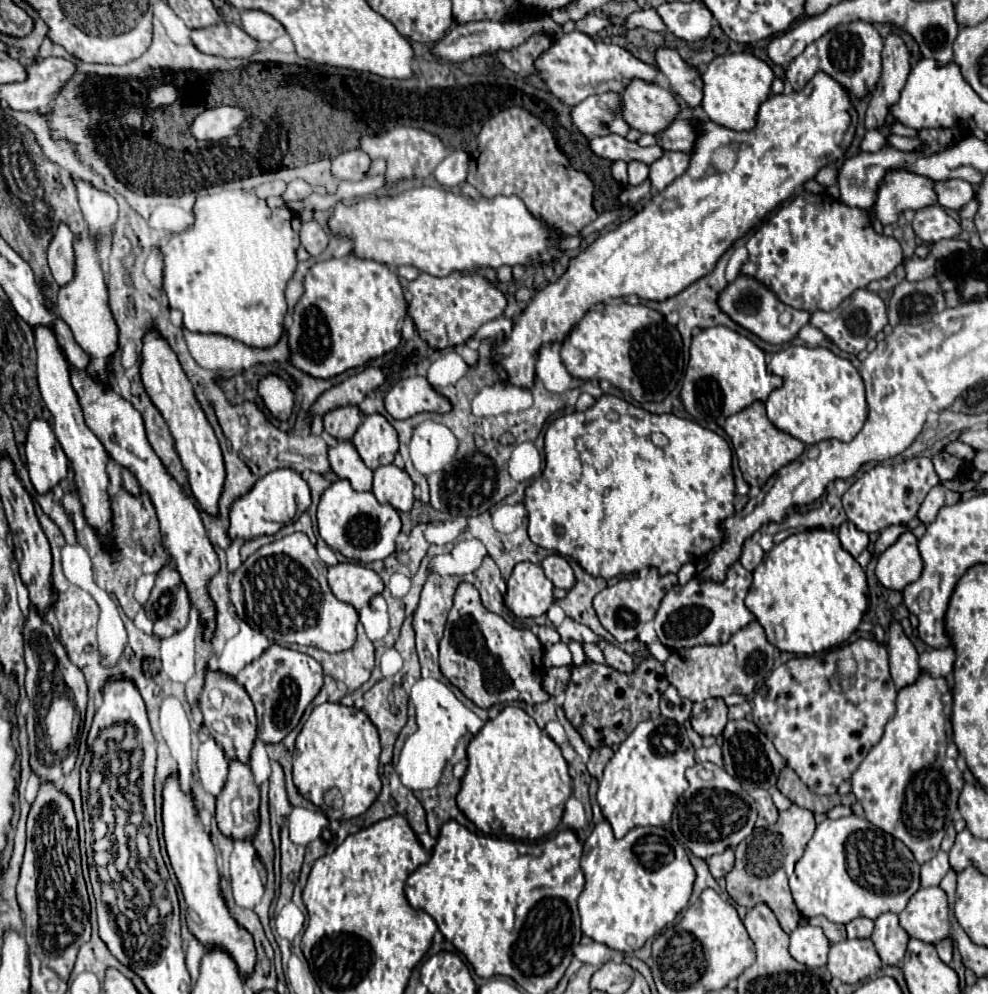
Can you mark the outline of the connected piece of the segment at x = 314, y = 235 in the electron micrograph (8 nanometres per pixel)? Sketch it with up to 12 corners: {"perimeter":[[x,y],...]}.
{"perimeter":[[317,221],[301,225],[301,245],[321,255],[329,237]]}

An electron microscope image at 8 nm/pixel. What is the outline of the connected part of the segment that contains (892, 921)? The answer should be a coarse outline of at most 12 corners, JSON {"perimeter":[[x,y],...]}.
{"perimeter":[[895,913],[875,919],[871,941],[883,965],[903,961],[909,935]]}

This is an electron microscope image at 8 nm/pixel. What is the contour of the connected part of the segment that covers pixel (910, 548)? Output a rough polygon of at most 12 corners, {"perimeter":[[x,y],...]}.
{"perimeter":[[911,531],[877,559],[877,579],[903,591],[923,559]]}

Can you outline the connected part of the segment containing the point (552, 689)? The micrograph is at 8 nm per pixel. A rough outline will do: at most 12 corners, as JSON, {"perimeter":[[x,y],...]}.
{"perimeter":[[571,667],[549,669],[543,687],[549,695],[561,697],[569,683]]}

